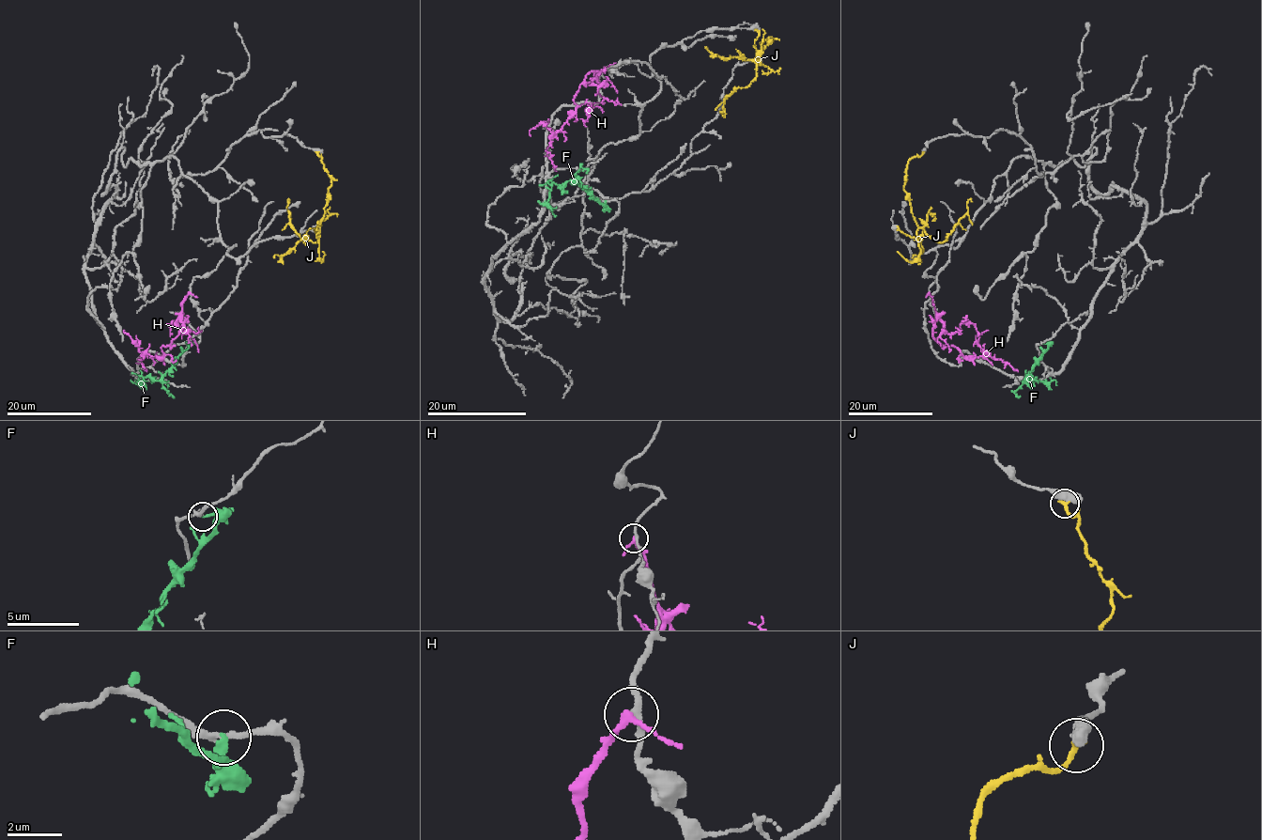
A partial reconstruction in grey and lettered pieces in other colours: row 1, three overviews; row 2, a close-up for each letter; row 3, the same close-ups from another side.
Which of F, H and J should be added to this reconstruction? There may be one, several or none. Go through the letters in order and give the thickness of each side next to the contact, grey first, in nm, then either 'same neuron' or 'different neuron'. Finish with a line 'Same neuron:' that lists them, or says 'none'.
F: calibres 240 and 200 nm; different neuron
H: calibres 200 and 200 nm; different neuron
J: calibres 700 and 240 nm; different neuron
Same neuron: none

